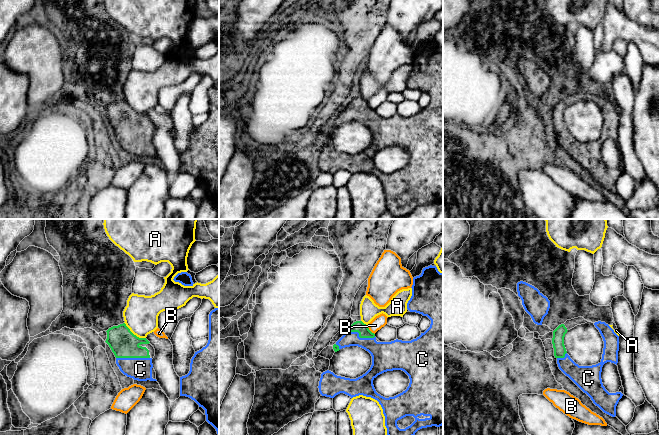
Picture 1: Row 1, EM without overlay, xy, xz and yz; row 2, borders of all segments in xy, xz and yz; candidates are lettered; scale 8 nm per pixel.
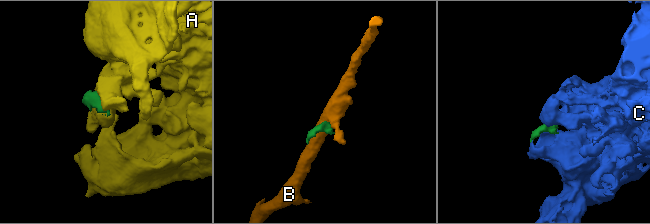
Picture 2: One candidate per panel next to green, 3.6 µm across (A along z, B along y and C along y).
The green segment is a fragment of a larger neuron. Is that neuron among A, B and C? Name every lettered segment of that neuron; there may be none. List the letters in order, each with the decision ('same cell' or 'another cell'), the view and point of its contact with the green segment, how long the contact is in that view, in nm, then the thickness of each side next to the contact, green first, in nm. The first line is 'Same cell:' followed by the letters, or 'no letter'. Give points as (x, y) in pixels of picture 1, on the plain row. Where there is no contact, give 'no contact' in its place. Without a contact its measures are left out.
Same cell: C
A: another cell; contact xy (133, 110); length 220 nm; calibres 220 and 280 nm
B: another cell; contact xz (369, 106); length 100 nm; calibres 90 and 100 nm
C: same cell; contact xy (133, 133); length 280 nm; calibres 220 and 180 nm

